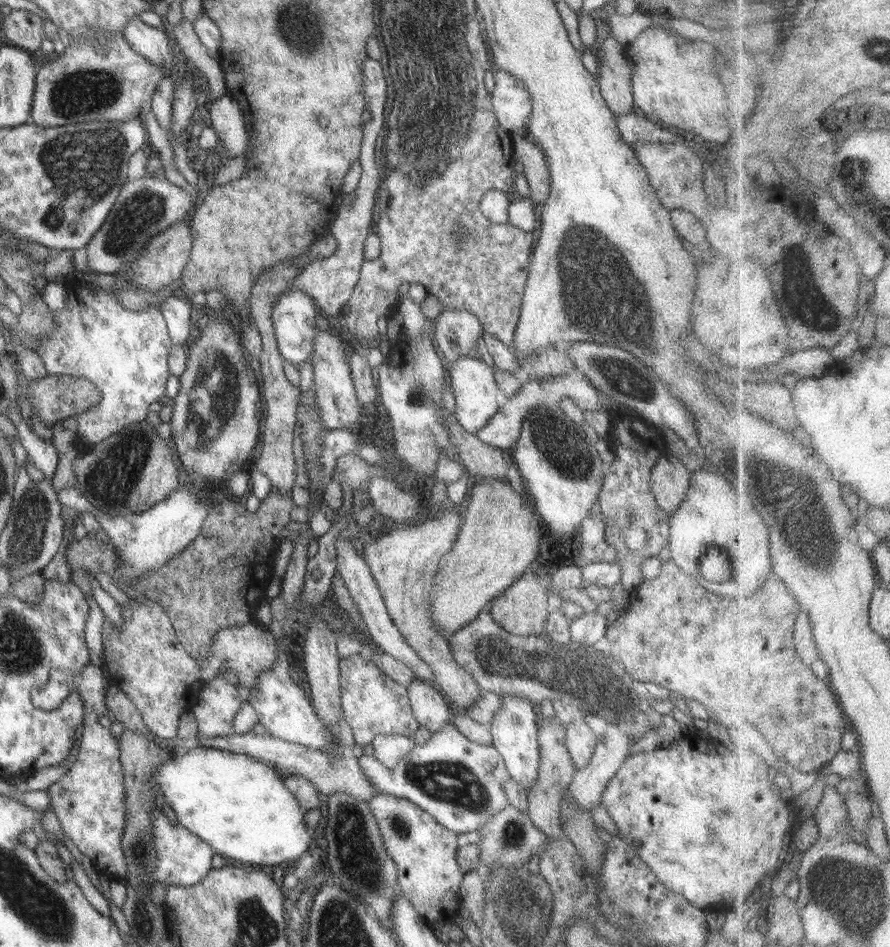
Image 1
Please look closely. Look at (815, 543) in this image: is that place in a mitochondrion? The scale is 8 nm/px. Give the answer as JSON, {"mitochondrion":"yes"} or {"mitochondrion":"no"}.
{"mitochondrion":"yes"}

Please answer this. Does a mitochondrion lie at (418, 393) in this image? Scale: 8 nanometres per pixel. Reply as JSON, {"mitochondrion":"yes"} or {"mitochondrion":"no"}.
{"mitochondrion":"yes"}

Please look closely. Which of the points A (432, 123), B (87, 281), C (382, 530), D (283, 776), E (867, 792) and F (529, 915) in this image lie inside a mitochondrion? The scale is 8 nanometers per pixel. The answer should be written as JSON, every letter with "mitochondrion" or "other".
{"A":"mitochondrion","B":"other","C":"other","D":"other","E":"other","F":"mitochondrion"}

